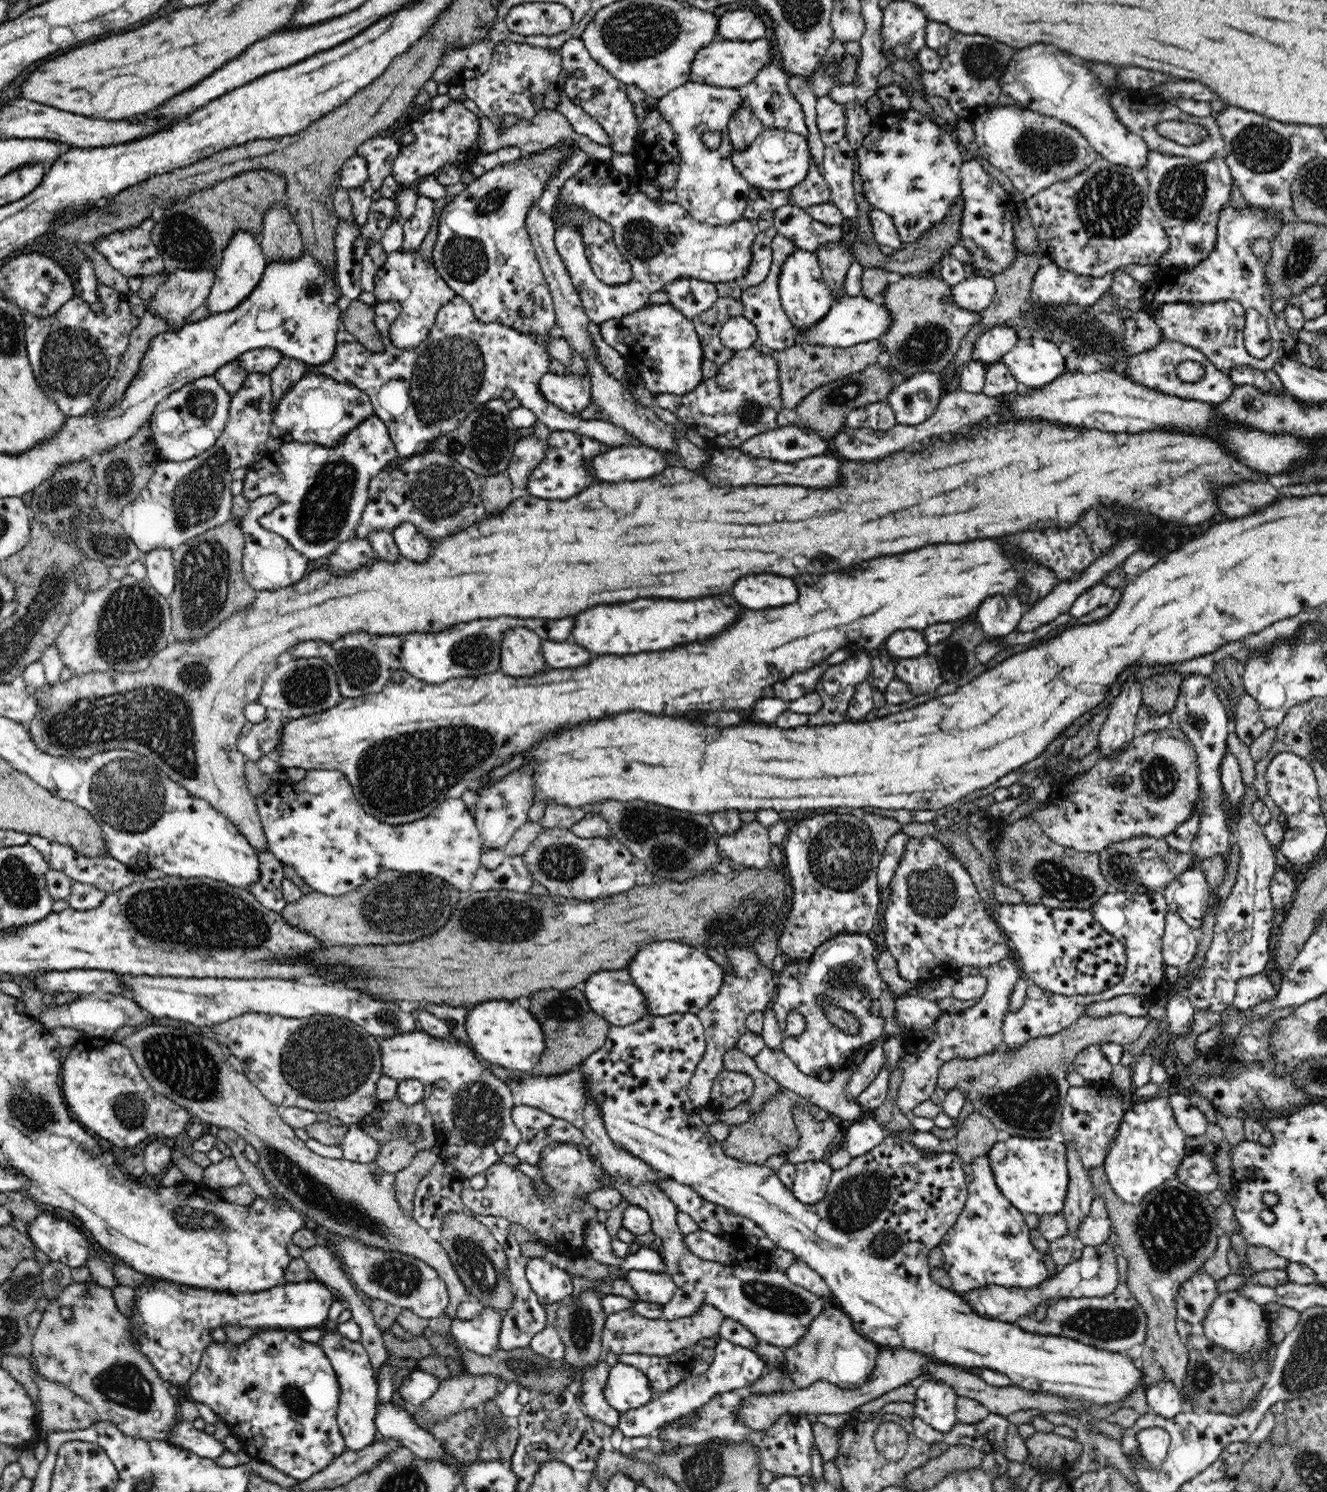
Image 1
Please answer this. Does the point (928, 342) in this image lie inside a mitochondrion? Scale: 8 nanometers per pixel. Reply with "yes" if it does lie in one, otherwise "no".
yes

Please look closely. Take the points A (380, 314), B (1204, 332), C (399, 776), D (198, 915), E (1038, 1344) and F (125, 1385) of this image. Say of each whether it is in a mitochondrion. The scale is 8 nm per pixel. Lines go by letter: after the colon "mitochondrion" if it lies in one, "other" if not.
A: other
B: mitochondrion
C: mitochondrion
D: mitochondrion
E: other
F: mitochondrion

